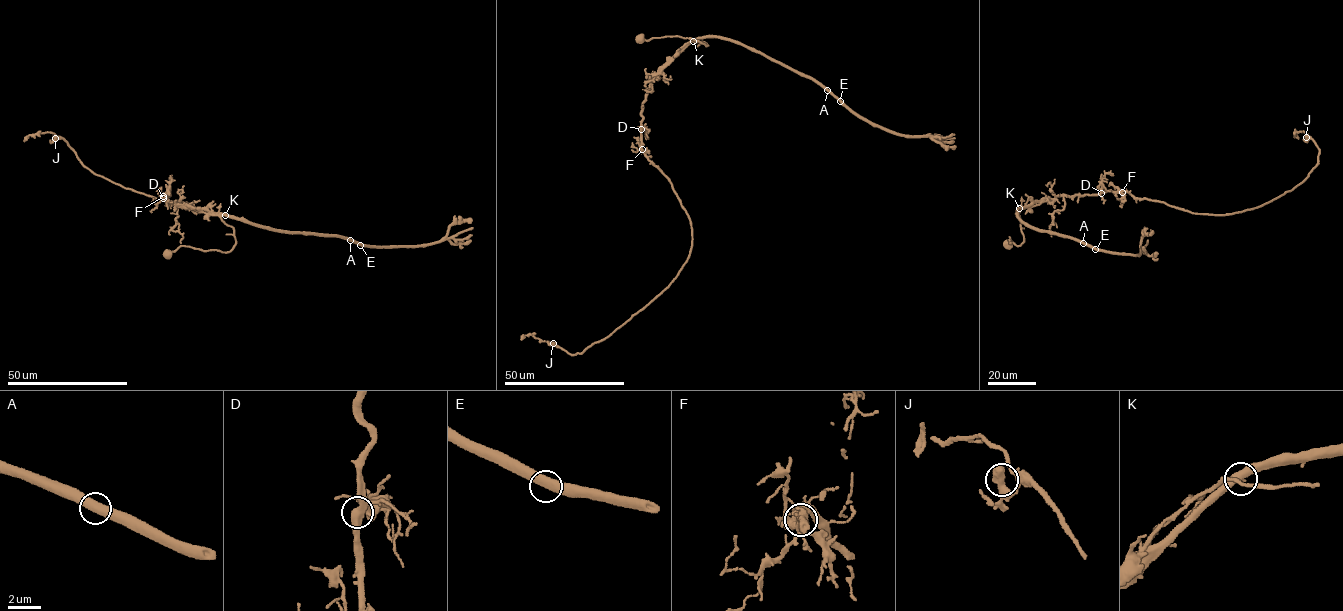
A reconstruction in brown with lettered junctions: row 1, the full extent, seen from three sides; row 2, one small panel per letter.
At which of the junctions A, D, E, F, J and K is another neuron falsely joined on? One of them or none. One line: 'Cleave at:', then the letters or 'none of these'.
Cleave at: K

